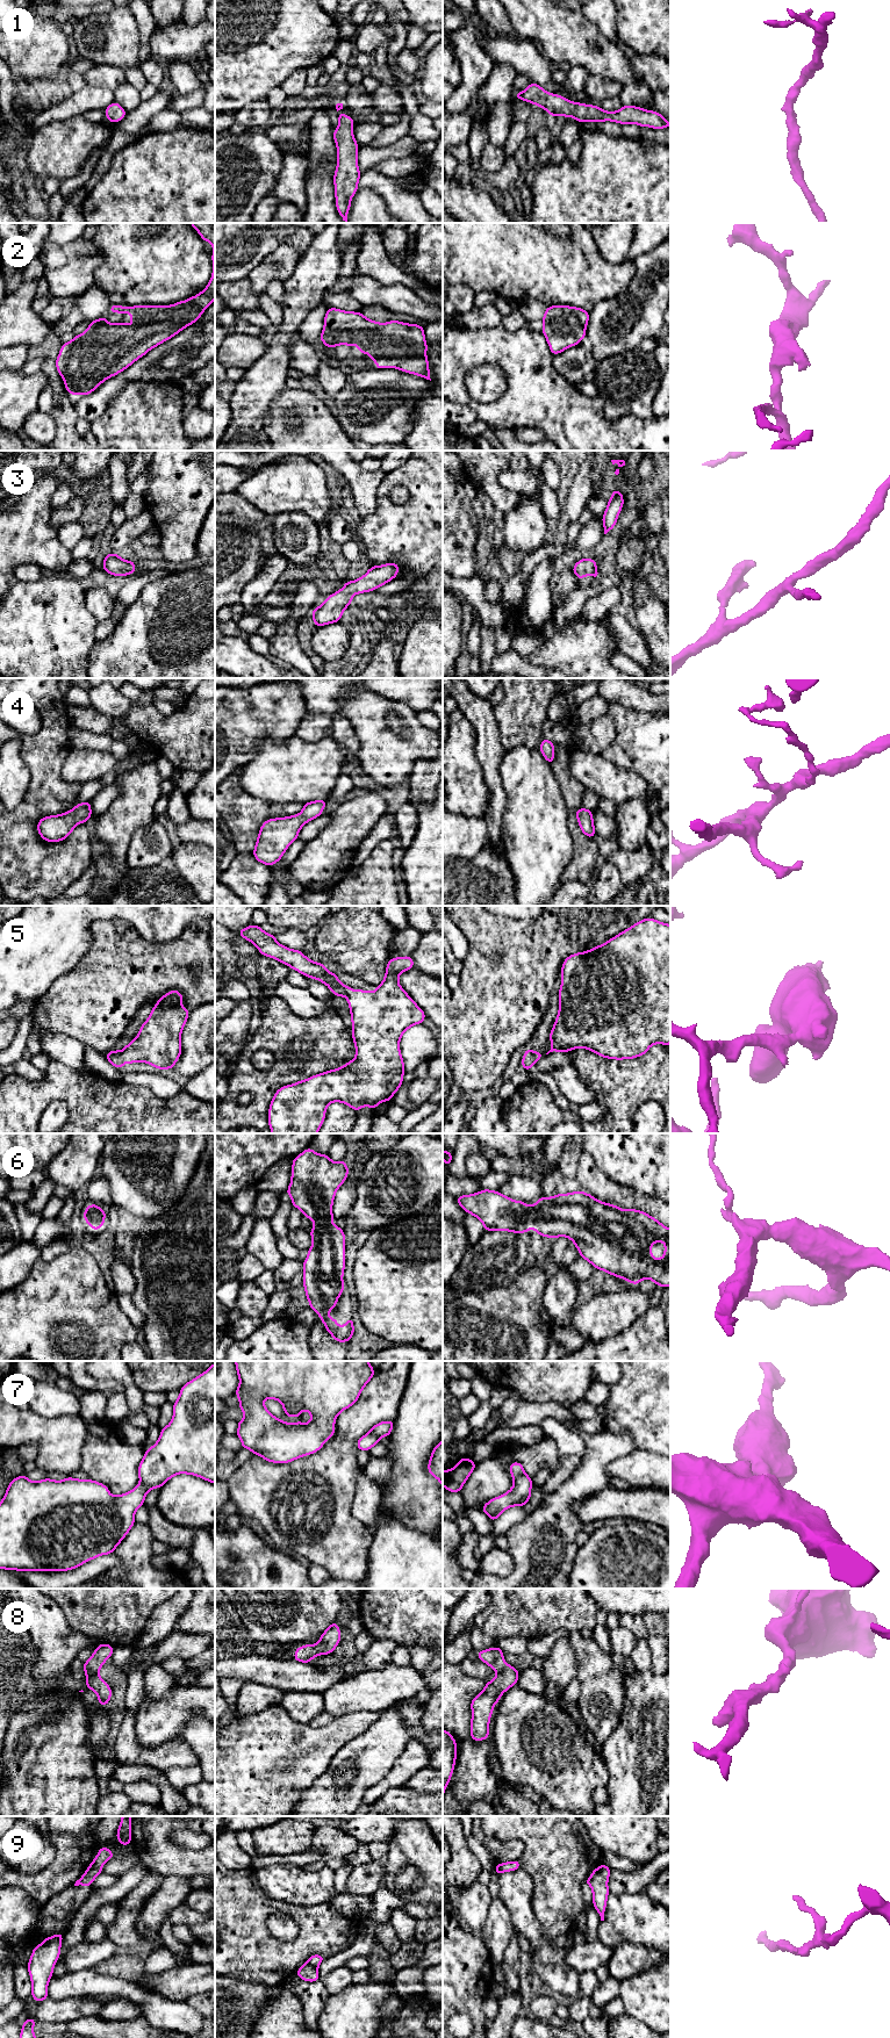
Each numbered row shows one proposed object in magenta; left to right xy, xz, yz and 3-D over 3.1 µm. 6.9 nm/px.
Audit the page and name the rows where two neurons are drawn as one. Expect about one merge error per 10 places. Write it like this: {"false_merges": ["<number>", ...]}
{"false_merges": ["9"]}

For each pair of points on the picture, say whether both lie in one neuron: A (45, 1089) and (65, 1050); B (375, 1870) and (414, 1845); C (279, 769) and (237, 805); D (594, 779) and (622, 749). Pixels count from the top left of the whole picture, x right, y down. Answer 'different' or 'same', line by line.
A: different
B: different
C: different
D: different

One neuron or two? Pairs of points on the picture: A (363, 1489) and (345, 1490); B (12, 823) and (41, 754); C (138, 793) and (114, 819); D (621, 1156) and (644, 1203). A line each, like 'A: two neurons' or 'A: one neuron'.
A: two neurons
B: one neuron
C: one neuron
D: two neurons

